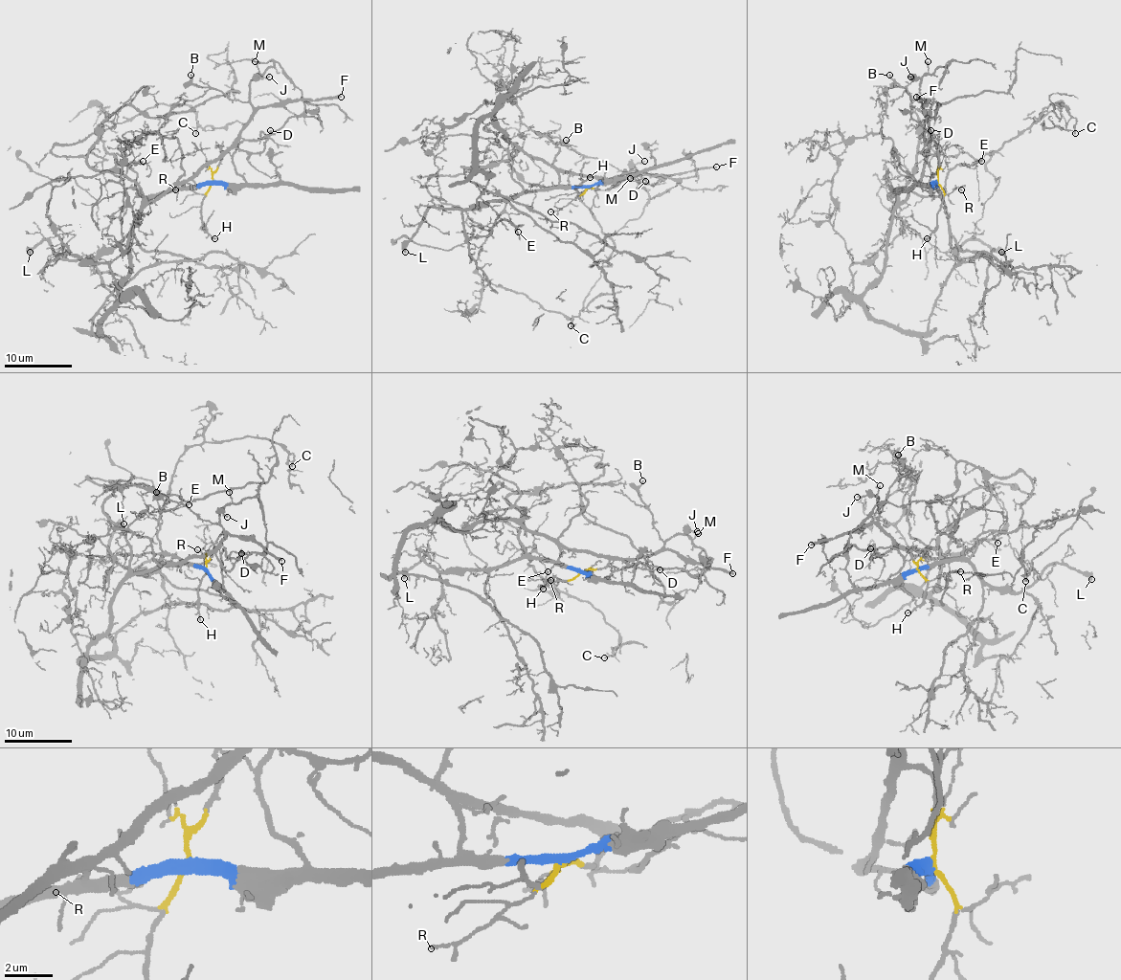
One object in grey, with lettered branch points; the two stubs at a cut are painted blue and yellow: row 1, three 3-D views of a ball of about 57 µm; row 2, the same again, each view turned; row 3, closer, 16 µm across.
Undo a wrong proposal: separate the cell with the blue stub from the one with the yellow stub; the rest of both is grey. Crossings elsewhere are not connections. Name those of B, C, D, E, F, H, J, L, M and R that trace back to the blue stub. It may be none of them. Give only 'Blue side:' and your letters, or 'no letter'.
Blue side: C, E, L

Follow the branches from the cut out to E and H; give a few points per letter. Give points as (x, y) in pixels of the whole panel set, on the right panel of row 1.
E: (936, 182), (936, 189), (943, 197), (947, 173), (955, 167), (982, 162)
H: (938, 182), (943, 198), (936, 213), (936, 225), (927, 239)

